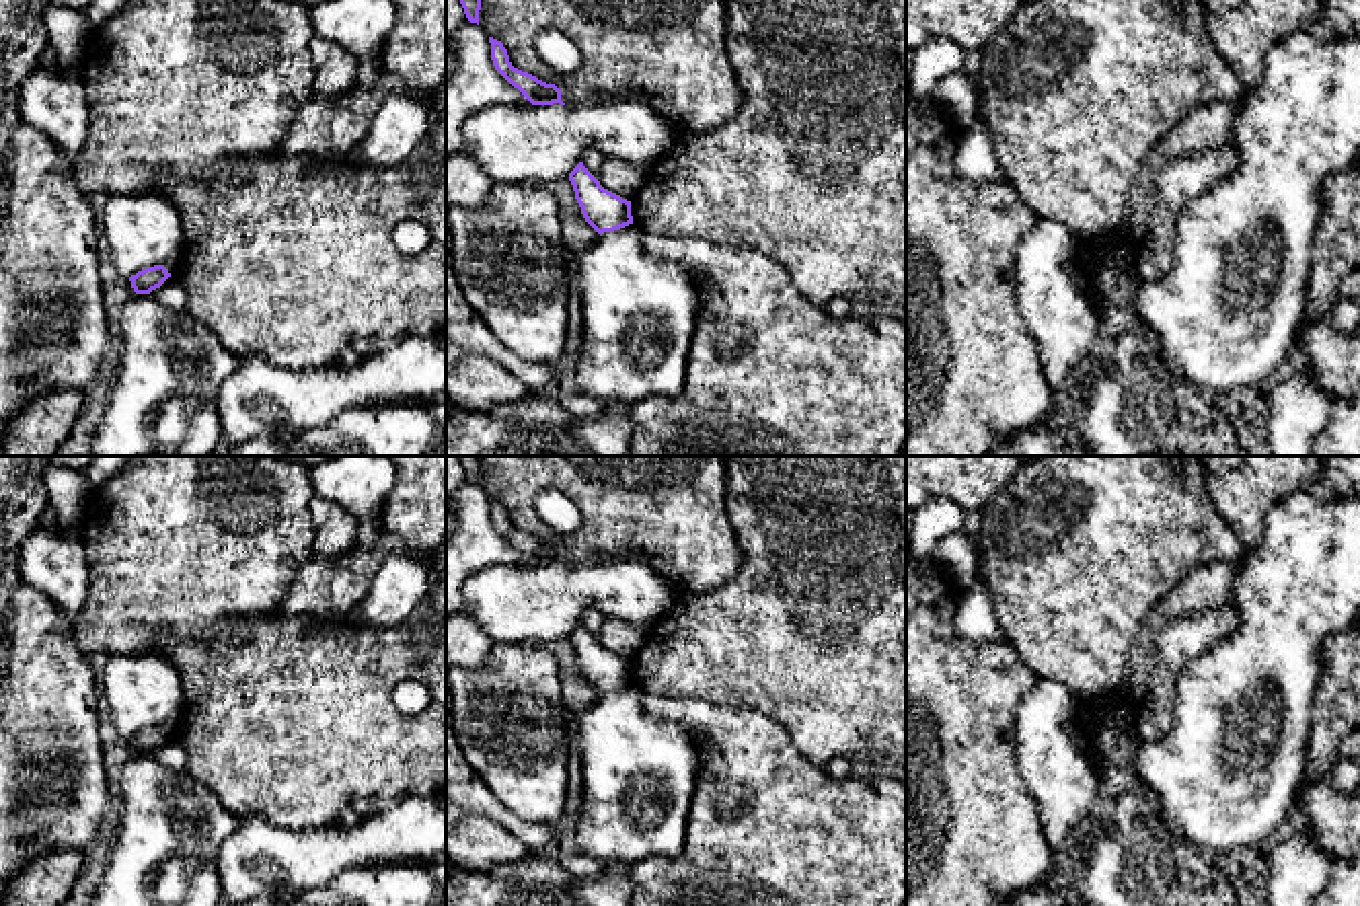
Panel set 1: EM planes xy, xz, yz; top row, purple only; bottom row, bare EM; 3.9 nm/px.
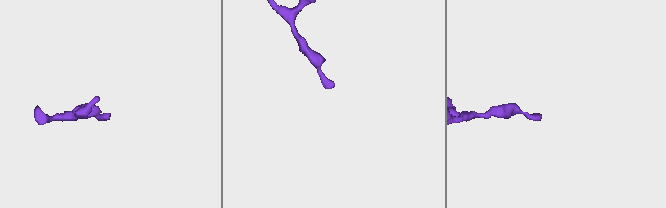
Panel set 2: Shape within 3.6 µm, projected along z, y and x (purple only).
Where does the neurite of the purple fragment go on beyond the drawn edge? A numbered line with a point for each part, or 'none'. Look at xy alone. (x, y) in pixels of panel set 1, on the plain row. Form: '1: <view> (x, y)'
none

